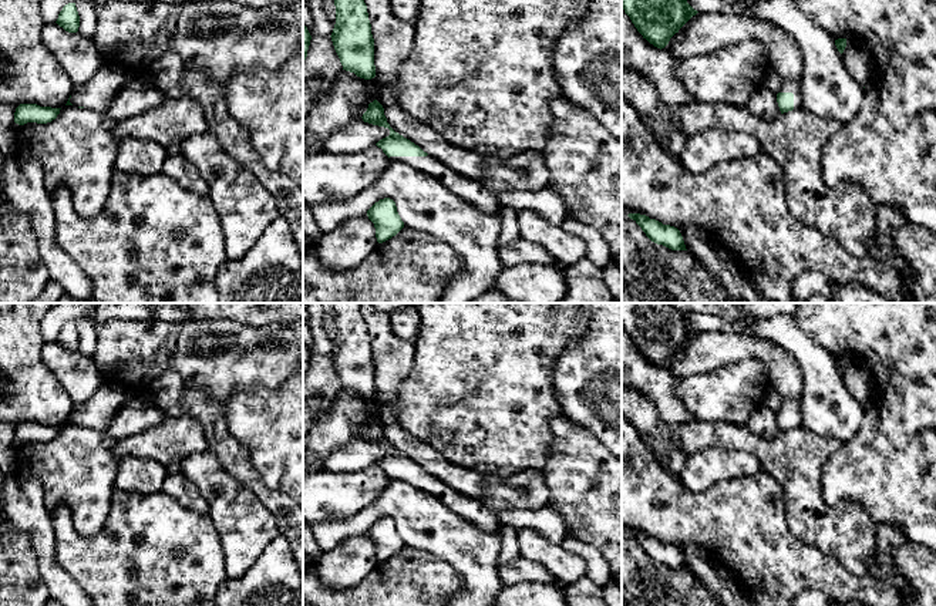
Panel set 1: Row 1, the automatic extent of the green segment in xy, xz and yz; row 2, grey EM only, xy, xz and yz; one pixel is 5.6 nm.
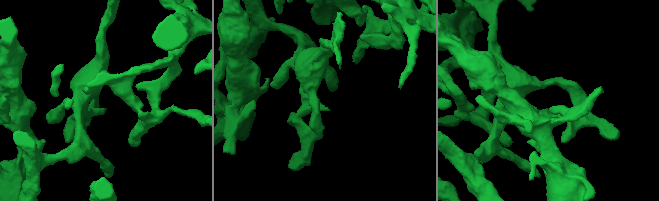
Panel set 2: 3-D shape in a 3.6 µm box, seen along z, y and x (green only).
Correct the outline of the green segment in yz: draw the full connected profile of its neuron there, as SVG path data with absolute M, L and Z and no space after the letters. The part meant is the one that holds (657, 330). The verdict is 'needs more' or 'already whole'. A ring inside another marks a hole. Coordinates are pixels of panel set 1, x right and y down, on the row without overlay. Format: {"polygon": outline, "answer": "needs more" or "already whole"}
{"polygon": "M622 303L622 327L643 357L660 368L698 331L669 303Z", "answer": "already whole"}

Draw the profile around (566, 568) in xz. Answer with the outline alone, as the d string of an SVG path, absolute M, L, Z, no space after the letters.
M523 528L518 531L519 556L542 565L558 585L566 586L586 576L586 563L560 545L551 543L539 532Z

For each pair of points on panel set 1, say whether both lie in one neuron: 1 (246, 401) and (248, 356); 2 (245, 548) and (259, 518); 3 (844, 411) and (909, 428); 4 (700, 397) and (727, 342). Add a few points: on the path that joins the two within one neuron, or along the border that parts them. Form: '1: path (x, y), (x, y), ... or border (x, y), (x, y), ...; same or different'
1: border (279, 386), (275, 389), (236, 390), (224, 404); different
2: path (245, 541), (245, 532), (252, 525); same
3: border (865, 407), (859, 431), (845, 443); different
4: border (746, 356), (736, 362), (682, 377); different

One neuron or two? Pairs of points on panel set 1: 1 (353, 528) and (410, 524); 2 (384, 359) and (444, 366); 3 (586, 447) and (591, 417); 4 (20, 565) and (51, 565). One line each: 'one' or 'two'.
1: one
2: two
3: two
4: two

